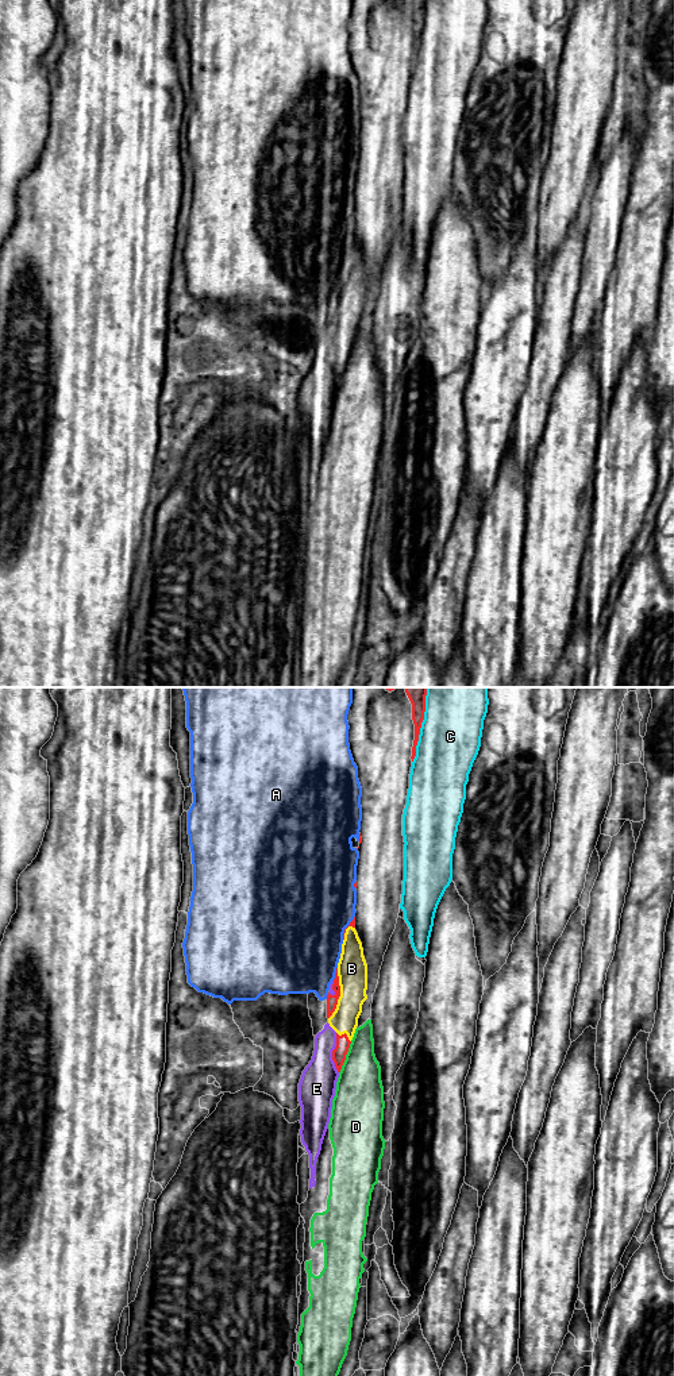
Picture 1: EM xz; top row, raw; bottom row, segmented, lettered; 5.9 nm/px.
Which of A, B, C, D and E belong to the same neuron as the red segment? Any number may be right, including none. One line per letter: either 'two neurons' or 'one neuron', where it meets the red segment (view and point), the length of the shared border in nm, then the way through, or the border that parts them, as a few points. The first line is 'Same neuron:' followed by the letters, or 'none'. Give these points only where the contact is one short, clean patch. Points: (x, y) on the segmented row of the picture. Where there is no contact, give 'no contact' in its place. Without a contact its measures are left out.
Same neuron: none
A: two neurons; meets red in xz at (335, 974); contact 80 nm long
B: two neurons; meets red in xz at (339, 994); contact 300 nm long
C: two neurons; meets red in xz at (420, 725); contact 460 nm long
D: two neurons; meets red in xz at (345, 1057); contact 200 nm long; border along xz (351, 1041), (339, 1072)
E: two neurons; meets red in xz at (332, 1053); contact 240 nm long

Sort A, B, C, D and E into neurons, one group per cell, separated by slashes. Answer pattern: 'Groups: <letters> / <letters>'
Groups: A / B E / C / D

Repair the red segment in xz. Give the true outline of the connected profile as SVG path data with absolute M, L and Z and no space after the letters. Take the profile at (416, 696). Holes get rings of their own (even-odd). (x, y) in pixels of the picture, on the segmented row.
M405 687L405 693L412 704L412 720L415 724L415 740L411 756L413 762L416 756L416 745L419 741L421 722L424 720L427 687Z

